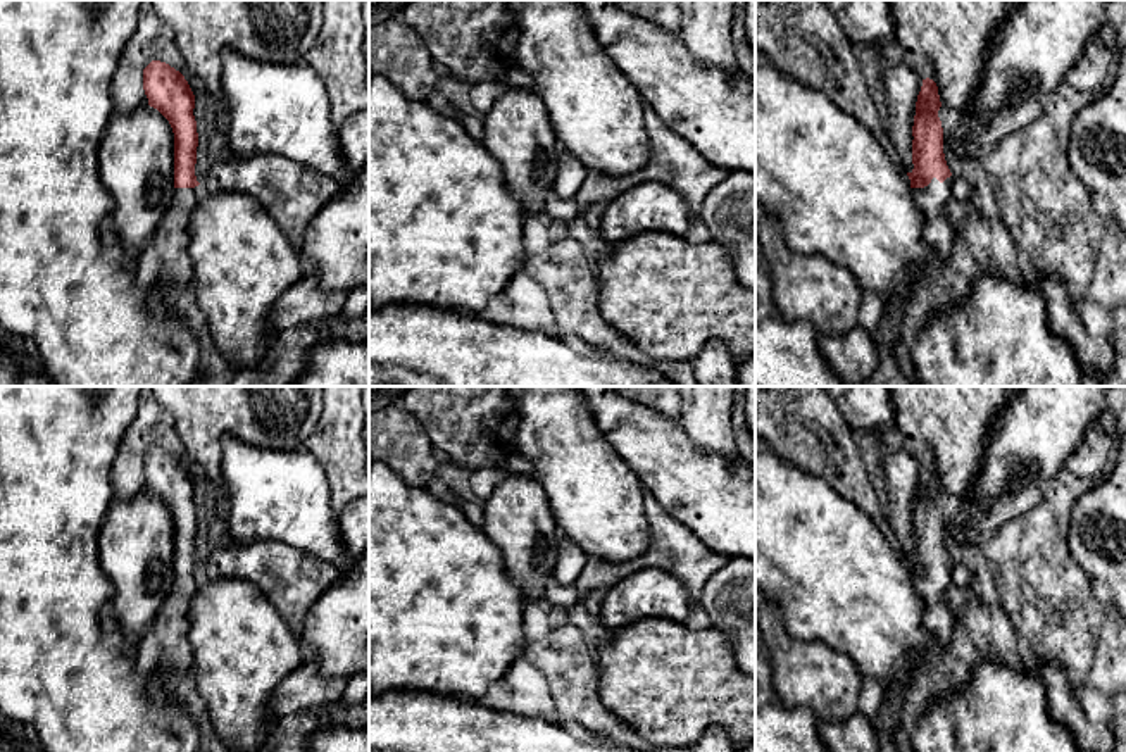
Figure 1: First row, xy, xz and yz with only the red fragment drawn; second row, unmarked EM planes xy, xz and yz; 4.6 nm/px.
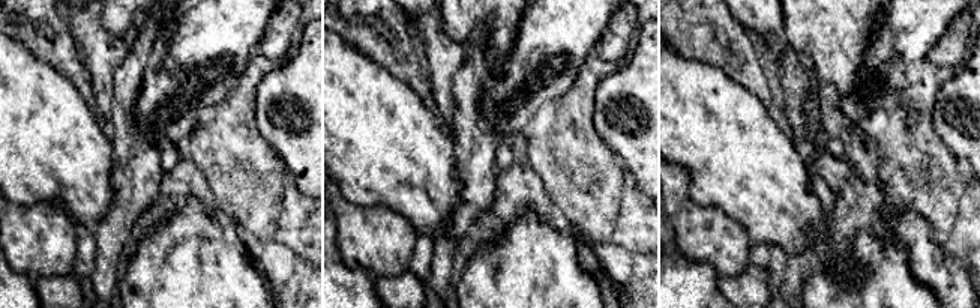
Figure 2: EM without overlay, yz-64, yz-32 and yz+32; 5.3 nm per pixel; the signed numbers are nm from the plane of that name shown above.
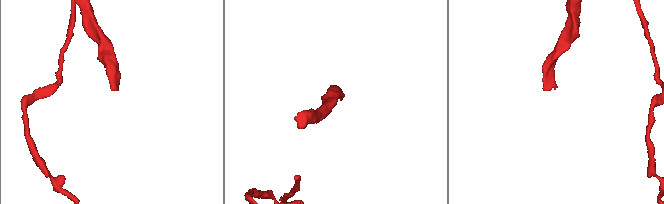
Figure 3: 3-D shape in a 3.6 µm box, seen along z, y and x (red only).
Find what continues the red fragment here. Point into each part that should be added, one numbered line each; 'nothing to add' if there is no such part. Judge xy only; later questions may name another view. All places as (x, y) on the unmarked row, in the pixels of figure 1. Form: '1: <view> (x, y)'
1: xy (171, 625)

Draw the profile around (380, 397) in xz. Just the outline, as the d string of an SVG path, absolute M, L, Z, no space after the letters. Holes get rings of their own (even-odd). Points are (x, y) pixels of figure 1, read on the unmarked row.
M369 386L369 414L400 404L410 386Z

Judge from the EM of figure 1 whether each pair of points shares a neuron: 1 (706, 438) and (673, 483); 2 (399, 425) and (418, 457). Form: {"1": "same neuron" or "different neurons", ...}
{"1": "different neurons", "2": "same neuron"}

